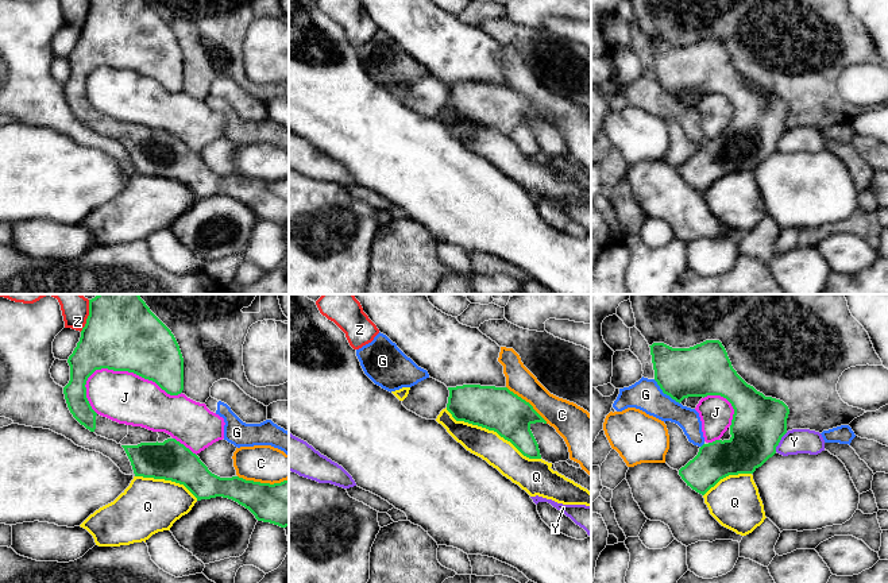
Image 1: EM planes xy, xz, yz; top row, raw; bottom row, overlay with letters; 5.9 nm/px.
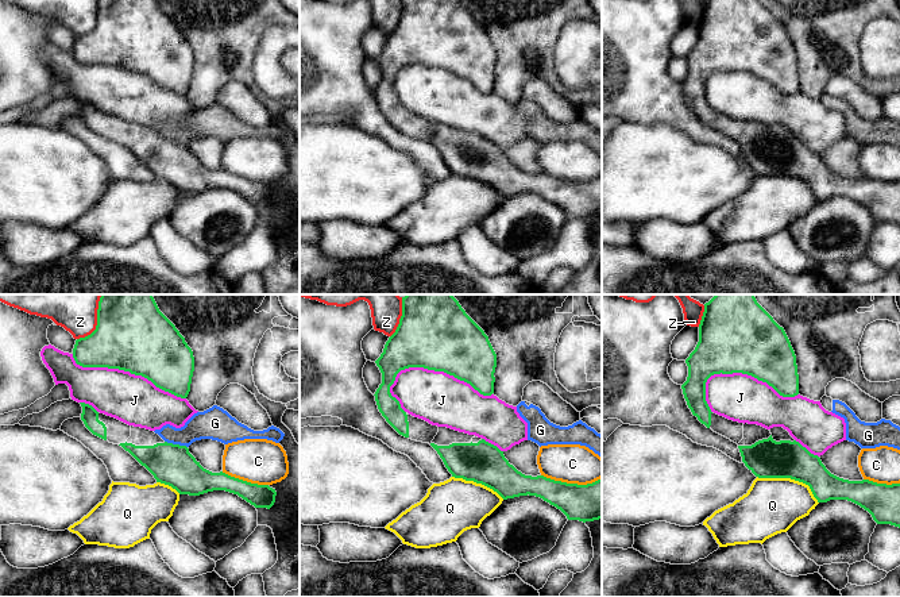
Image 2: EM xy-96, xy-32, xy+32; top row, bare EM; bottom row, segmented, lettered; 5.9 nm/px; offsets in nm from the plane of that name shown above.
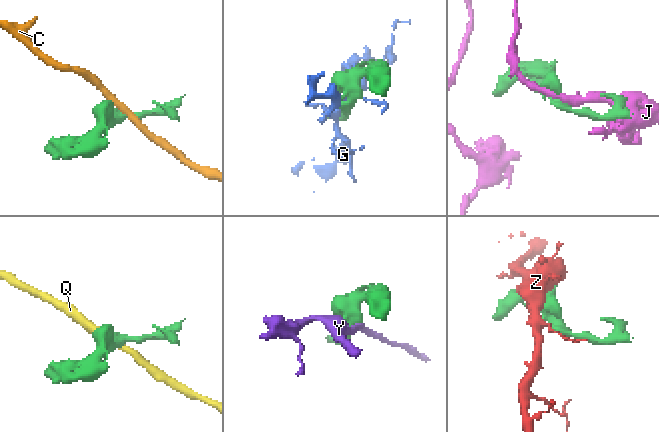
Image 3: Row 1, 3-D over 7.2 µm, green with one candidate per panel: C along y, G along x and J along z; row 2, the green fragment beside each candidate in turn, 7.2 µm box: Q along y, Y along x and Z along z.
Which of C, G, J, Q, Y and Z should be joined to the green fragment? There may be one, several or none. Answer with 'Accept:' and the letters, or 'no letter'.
Accept: no letter

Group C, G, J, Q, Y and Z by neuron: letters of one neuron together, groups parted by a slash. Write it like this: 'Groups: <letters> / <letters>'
Groups: C / G / J / Q / Y / Z

